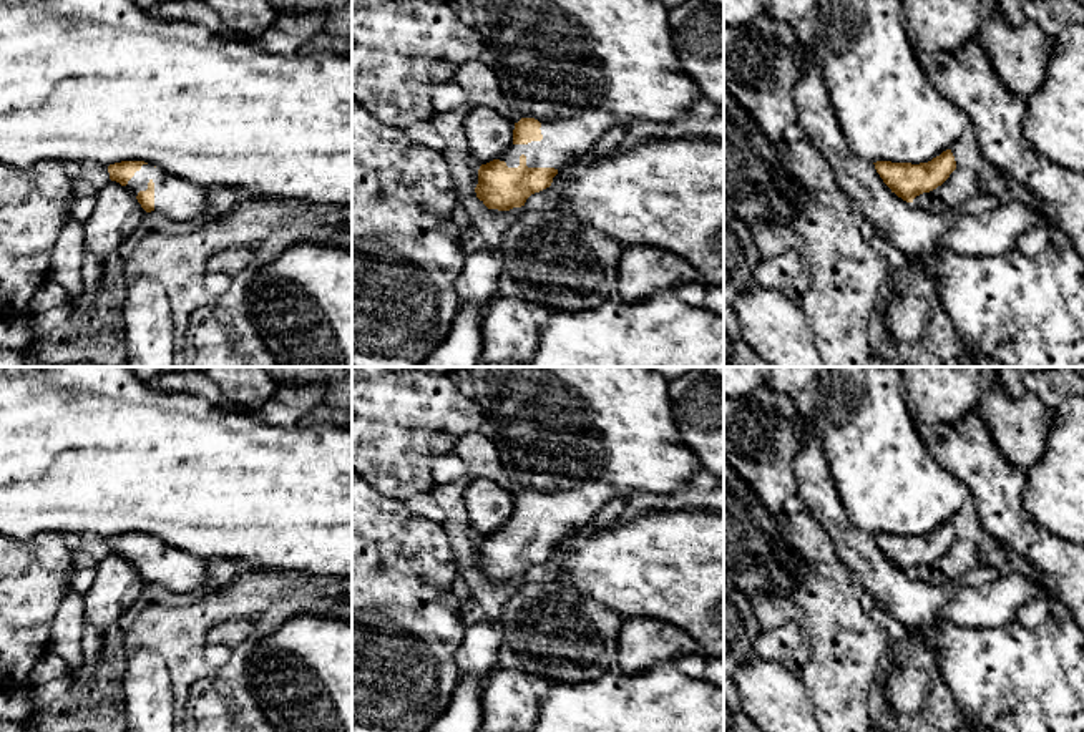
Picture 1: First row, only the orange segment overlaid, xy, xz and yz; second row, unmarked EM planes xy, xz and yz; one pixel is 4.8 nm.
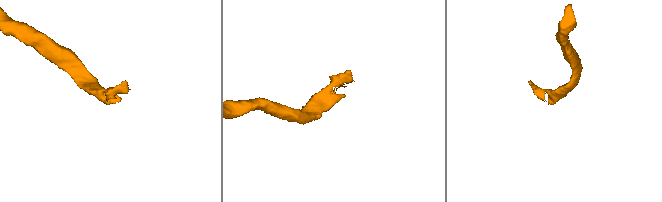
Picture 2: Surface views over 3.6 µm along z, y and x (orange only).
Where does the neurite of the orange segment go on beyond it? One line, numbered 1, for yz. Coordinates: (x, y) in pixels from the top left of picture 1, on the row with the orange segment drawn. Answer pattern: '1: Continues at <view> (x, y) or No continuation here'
1: No continuation here

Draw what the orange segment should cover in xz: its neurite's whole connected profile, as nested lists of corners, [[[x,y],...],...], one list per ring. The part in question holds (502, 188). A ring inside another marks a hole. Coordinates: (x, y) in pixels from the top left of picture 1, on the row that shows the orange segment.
[[[468,0],[476,32],[495,56],[493,70],[515,123],[513,144],[478,169],[476,198],[488,207],[510,211],[551,186],[568,161],[583,156],[611,128],[637,120],[674,123],[701,100],[686,73],[672,32],[669,8],[657,0]]]

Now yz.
[[[946,149],[931,161],[920,164],[891,161],[876,161],[873,164],[891,193],[906,203],[913,203],[916,196],[936,189],[956,169],[951,149]]]

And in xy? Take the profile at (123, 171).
[[[121,161],[108,166],[110,179],[126,186],[146,212],[188,222],[206,209],[208,188],[196,186],[144,161]]]

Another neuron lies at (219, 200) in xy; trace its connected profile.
[[[208,188],[206,209],[193,221],[181,222],[151,211],[136,231],[126,237],[103,262],[103,274],[93,299],[83,310],[75,310],[46,339],[40,339],[33,352],[46,365],[91,364],[95,367],[118,367],[126,362],[123,307],[126,279],[123,262],[138,241],[151,231],[183,234],[224,216],[239,201],[236,188]]]

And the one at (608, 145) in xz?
[[[631,123],[618,124],[606,131],[601,139],[583,154],[583,159],[594,161],[614,154],[619,149],[619,143],[624,139],[629,124]]]

